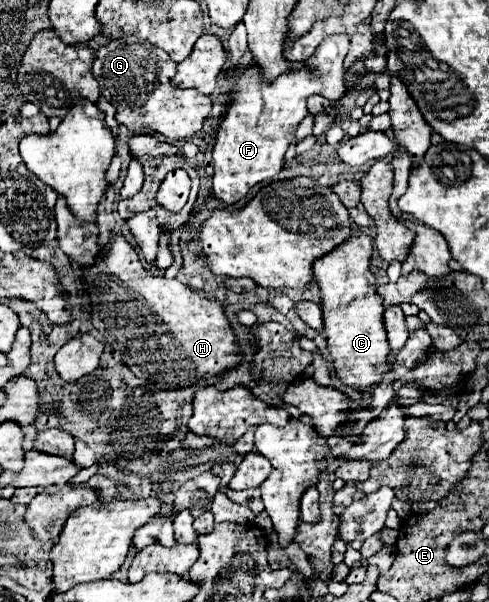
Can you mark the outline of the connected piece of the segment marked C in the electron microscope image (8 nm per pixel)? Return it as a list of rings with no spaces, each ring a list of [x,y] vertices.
[[[353,230],[351,236],[329,254],[313,262],[315,284],[321,294],[323,308],[323,336],[327,338],[327,350],[331,354],[335,372],[347,386],[355,390],[371,390],[385,370],[389,370],[389,344],[383,328],[383,300],[377,296],[375,274],[369,268],[373,254],[373,238],[361,230]]]

